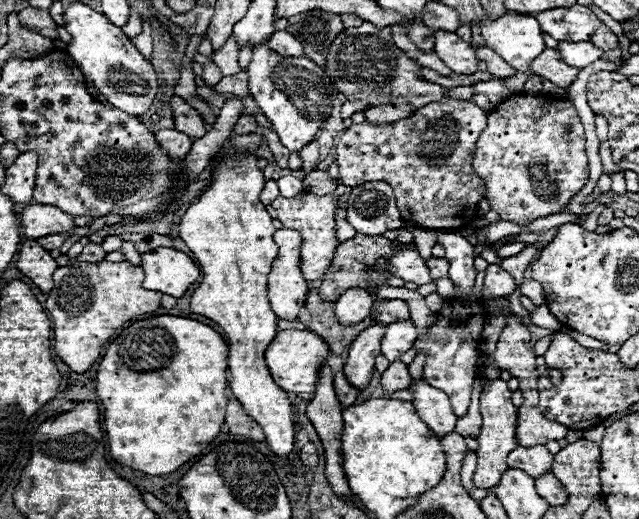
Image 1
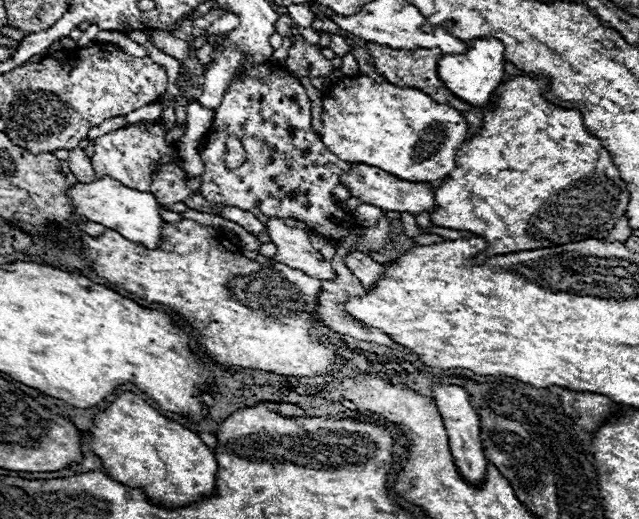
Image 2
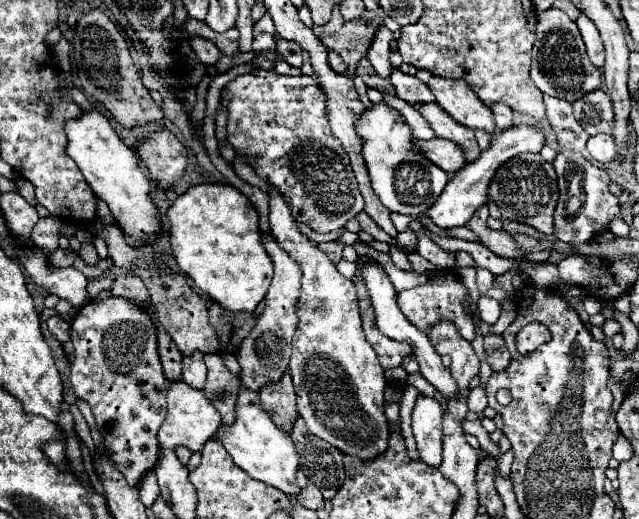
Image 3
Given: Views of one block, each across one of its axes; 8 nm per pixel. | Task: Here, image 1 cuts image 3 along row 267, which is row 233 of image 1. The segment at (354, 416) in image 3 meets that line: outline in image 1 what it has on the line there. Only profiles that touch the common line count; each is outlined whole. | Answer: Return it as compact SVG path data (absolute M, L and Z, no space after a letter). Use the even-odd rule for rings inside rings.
M302 192L294 198L282 198L278 196L272 206L278 212L278 220L284 224L284 228L296 230L302 234L302 246L300 246L300 270L302 276L308 282L320 280L326 270L332 264L332 258L336 254L338 238L336 238L336 222L334 222L334 212L336 212L336 198L334 194L326 196L316 196L310 192Z

